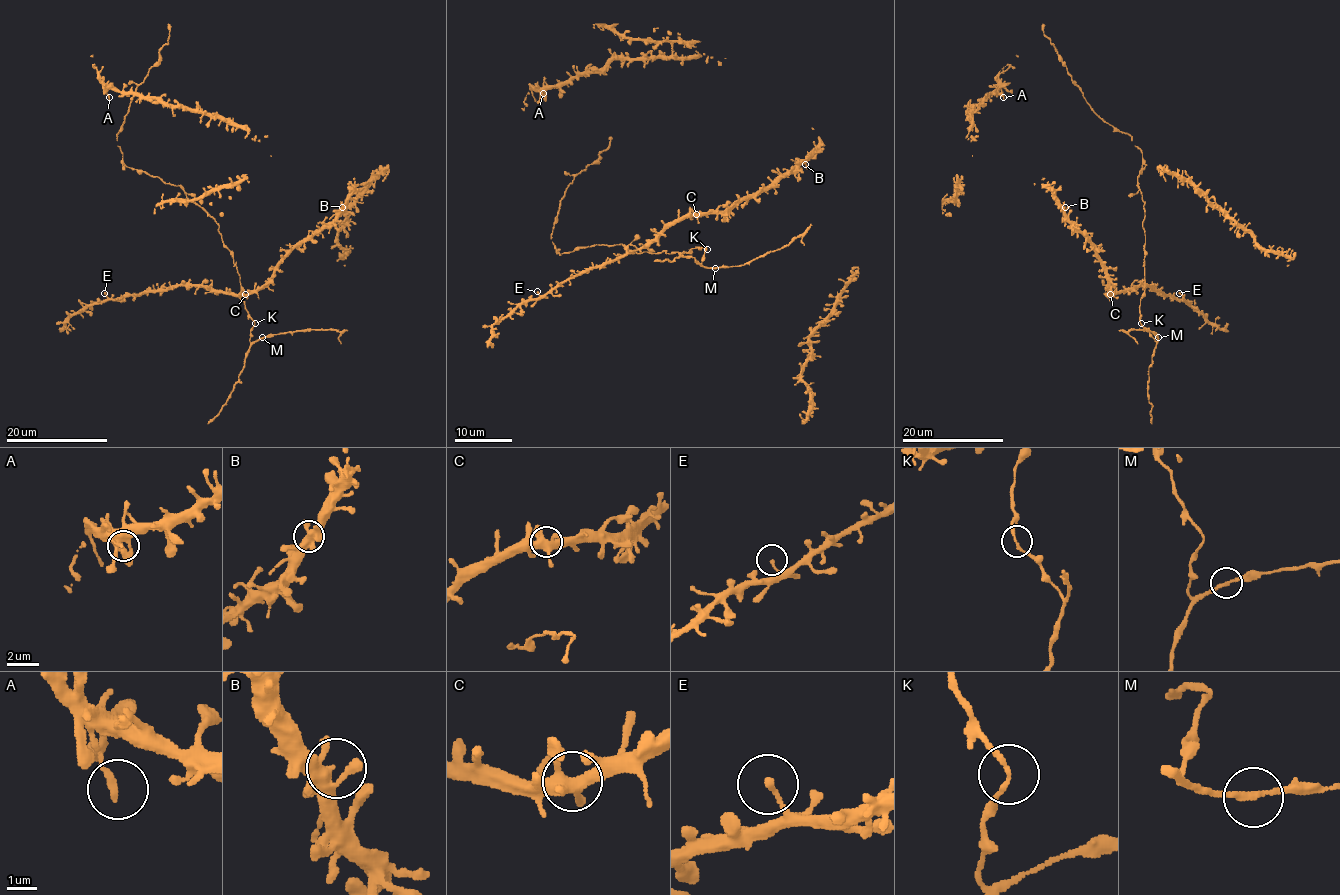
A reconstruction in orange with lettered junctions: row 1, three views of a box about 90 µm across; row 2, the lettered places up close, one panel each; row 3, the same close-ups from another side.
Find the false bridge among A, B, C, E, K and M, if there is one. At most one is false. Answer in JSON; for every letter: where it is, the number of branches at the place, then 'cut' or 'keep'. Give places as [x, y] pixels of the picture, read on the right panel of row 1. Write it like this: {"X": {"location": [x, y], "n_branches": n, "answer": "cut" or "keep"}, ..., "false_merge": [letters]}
{"A": {"location": [1003, 97], "n_branches": 1, "answer": "keep"}, "B": {"location": [1065, 207], "n_branches": 5, "answer": "keep"}, "C": {"location": [1110, 294], "n_branches": 4, "answer": "keep"}, "E": {"location": [1179, 293], "n_branches": 1, "answer": "keep"}, "K": {"location": [1141, 323], "n_branches": 2, "answer": "keep"}, "M": {"location": [1158, 337], "n_branches": 2, "answer": "keep"}, "false_merge": []}

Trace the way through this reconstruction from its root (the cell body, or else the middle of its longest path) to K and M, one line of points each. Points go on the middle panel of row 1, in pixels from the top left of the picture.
K: (623, 247), (636, 253), (666, 251), (669, 254), (691, 253), (696, 247), (706, 248)
M: (623, 247), (636, 253), (666, 251), (669, 254), (691, 253), (696, 247), (706, 248), (701, 264), (715, 268)

